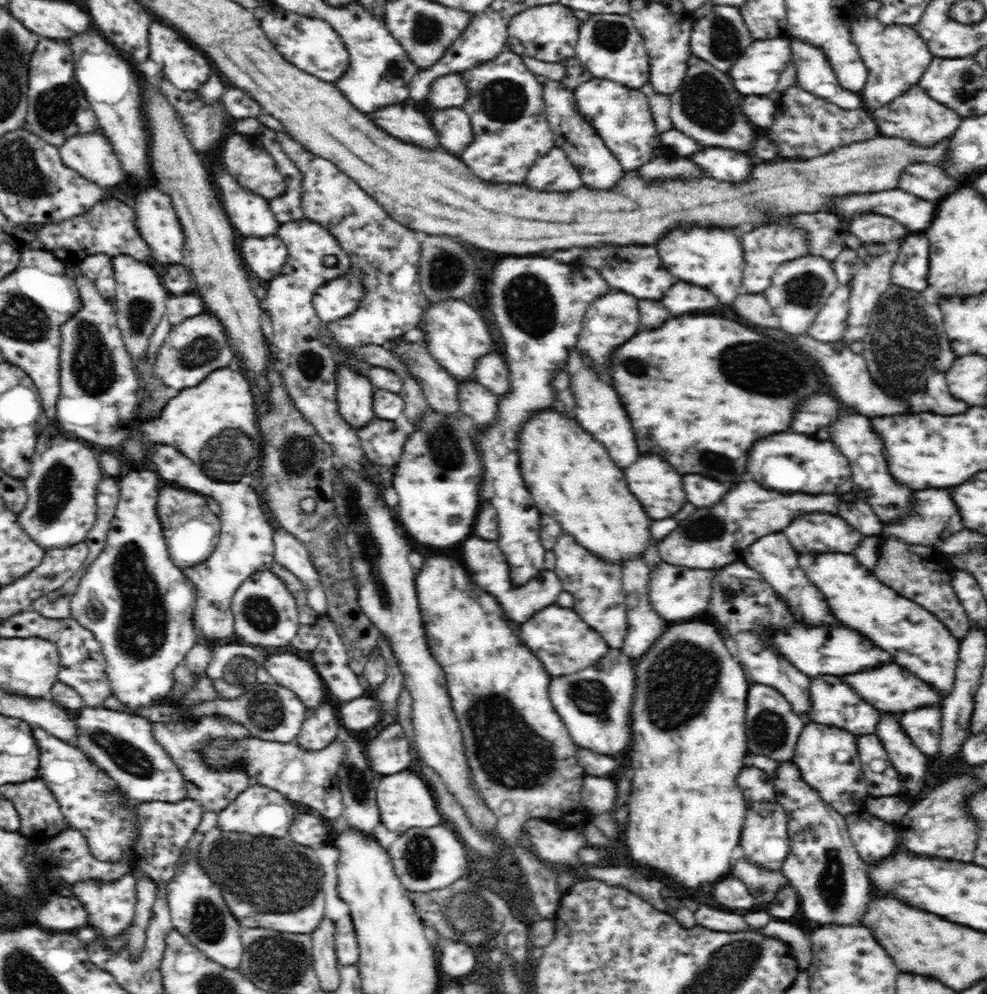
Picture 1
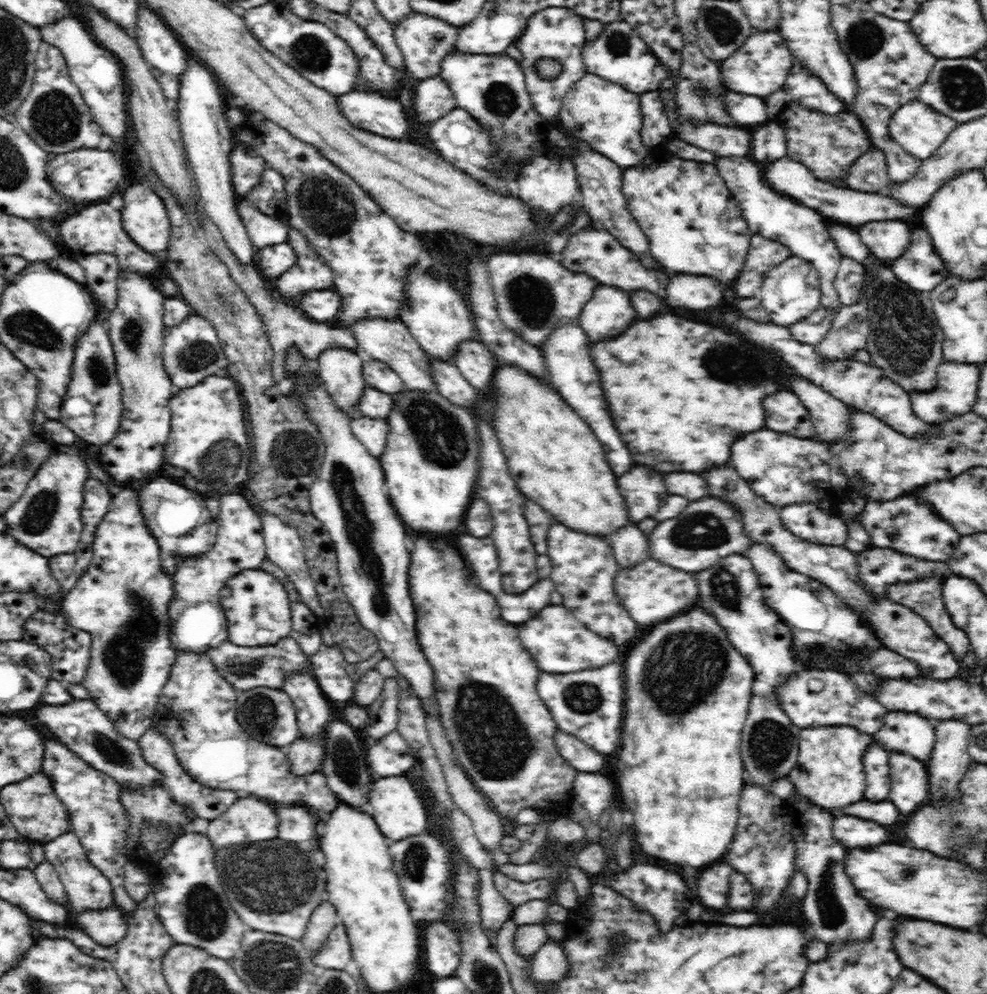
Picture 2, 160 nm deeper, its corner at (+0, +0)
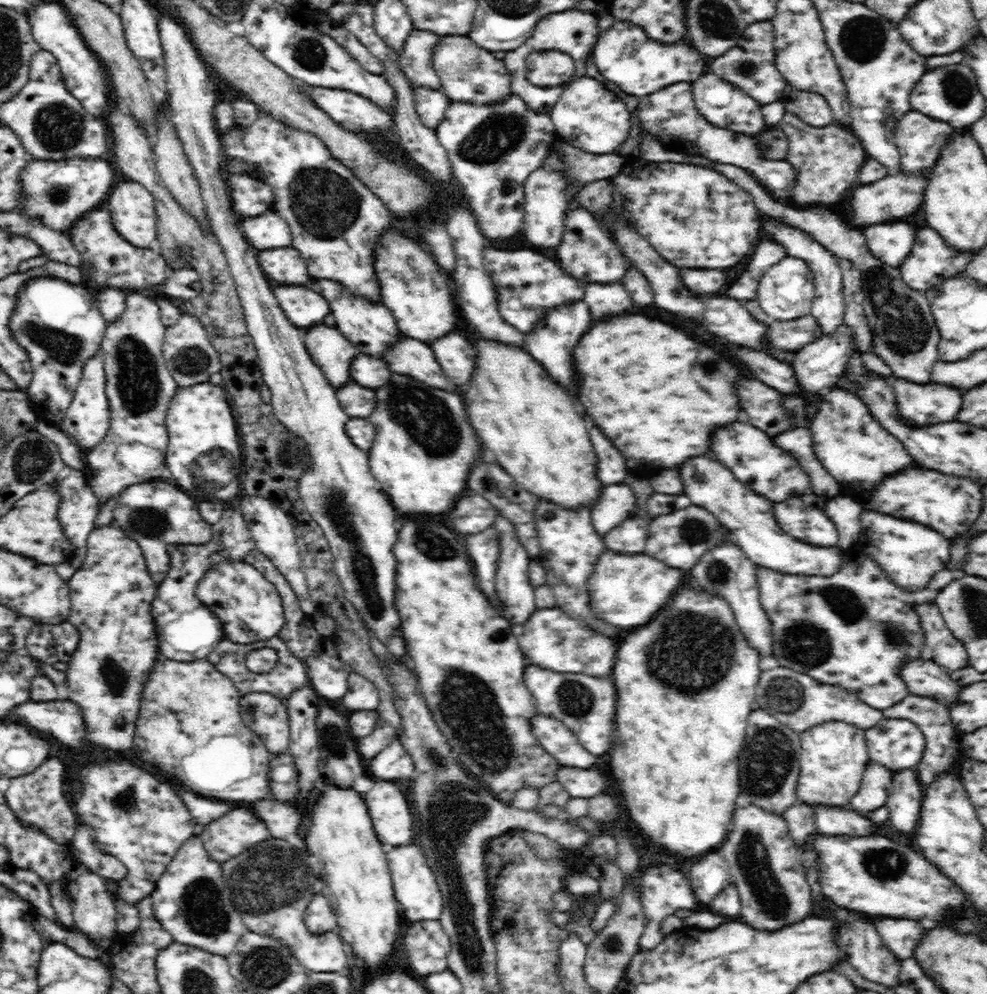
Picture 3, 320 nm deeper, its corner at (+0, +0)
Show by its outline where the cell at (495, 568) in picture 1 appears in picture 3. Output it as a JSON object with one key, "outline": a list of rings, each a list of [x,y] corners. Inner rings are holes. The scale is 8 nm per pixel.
{"outline":[[[494,526],[488,527],[480,534],[468,536],[466,542],[468,542],[468,554],[474,560],[476,572],[480,576],[480,578],[476,578],[478,588],[484,594],[494,594],[494,578],[499,558],[498,534],[496,534]]]}

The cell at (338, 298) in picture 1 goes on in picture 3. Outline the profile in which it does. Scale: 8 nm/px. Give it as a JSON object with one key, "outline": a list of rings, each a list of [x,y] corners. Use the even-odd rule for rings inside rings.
{"outline":[[[281,285],[273,292],[286,318],[302,330],[329,321],[333,312],[329,300],[307,286]]]}

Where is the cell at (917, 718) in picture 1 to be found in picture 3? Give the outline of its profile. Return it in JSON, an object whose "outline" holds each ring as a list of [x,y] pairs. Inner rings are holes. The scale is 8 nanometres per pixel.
{"outline":[[[880,720],[866,730],[869,758],[890,771],[917,770],[925,749],[922,731],[909,720]]]}

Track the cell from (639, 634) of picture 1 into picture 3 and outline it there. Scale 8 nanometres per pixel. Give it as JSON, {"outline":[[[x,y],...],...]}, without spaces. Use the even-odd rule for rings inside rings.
{"outline":[[[626,520],[620,528],[613,528],[604,536],[605,545],[616,553],[640,554],[645,550],[646,520]]]}

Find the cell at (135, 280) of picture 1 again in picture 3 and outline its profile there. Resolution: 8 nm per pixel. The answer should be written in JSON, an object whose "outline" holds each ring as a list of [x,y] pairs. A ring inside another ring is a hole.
{"outline":[[[126,292],[126,309],[122,317],[108,324],[101,342],[100,354],[105,358],[106,381],[105,393],[109,399],[111,422],[109,433],[94,448],[87,449],[87,466],[92,477],[87,477],[93,494],[98,502],[104,504],[110,498],[116,498],[127,487],[150,480],[162,480],[168,474],[164,461],[152,474],[130,474],[128,468],[116,458],[116,452],[122,444],[140,442],[166,452],[169,432],[166,429],[167,410],[180,387],[166,367],[161,350],[167,330],[162,323],[158,297],[144,296],[141,292]],[[162,470],[160,475],[156,474]],[[138,476],[138,478],[136,478]],[[142,476],[142,478],[140,478]]]}

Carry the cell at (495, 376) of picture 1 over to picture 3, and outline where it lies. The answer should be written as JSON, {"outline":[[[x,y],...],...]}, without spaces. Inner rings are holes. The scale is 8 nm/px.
{"outline":[[[452,332],[446,337],[440,338],[437,342],[428,344],[432,349],[436,361],[442,367],[444,374],[447,376],[448,384],[462,389],[468,384],[468,380],[472,378],[472,370],[476,364],[476,354],[478,350],[474,350],[470,344],[470,339]]]}

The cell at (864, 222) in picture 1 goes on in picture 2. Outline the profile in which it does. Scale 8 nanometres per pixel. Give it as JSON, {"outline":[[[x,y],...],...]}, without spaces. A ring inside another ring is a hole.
{"outline":[[[870,221],[857,228],[857,231],[862,242],[878,260],[884,263],[891,264],[910,246],[911,234],[908,224],[904,224],[904,221]]]}

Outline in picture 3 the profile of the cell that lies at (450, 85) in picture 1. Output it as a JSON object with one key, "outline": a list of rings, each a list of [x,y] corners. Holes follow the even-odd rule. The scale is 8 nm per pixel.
{"outline":[[[413,87],[415,108],[421,121],[432,130],[436,130],[449,109],[451,98],[436,87]]]}

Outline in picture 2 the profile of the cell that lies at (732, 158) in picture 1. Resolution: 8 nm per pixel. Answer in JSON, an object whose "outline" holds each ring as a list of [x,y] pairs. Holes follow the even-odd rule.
{"outline":[[[720,158],[716,162],[716,168],[718,168],[720,176],[724,178],[726,186],[730,190],[734,190],[734,196],[736,196],[740,208],[742,208],[742,214],[744,214],[746,222],[750,224],[752,233],[781,242],[784,246],[789,247],[792,255],[809,261],[817,270],[817,273],[820,274],[821,290],[823,292],[821,306],[840,309],[842,305],[835,289],[834,278],[843,256],[841,251],[838,250],[832,233],[830,233],[828,220],[824,216],[818,216],[818,212],[814,212],[812,208],[798,206],[790,200],[784,200],[784,198],[776,196],[766,186],[766,182],[762,180],[760,168],[754,162],[750,162],[748,158]]]}

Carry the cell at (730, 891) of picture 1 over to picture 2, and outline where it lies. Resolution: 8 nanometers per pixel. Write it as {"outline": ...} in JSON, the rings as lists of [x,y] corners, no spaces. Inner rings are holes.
{"outline":[[[728,864],[710,866],[710,870],[702,870],[698,878],[698,901],[702,900],[710,908],[726,906],[726,894],[730,888],[732,868]]]}

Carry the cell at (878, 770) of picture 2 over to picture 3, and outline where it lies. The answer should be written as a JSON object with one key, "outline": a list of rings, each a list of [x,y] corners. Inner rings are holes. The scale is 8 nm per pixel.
{"outline":[[[872,759],[867,763],[865,772],[858,794],[854,794],[854,800],[848,805],[863,817],[886,804],[888,788],[892,785],[895,776],[889,768],[882,766],[881,763],[873,762]]]}

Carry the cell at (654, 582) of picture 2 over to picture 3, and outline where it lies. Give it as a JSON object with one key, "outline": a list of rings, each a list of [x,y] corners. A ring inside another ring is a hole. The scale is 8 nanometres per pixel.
{"outline":[[[609,548],[605,551],[606,558],[598,562],[598,574],[594,574],[594,598],[598,598],[598,610],[602,610],[614,626],[632,628],[648,624],[660,608],[672,601],[686,581],[685,572],[645,553],[616,553]]]}

